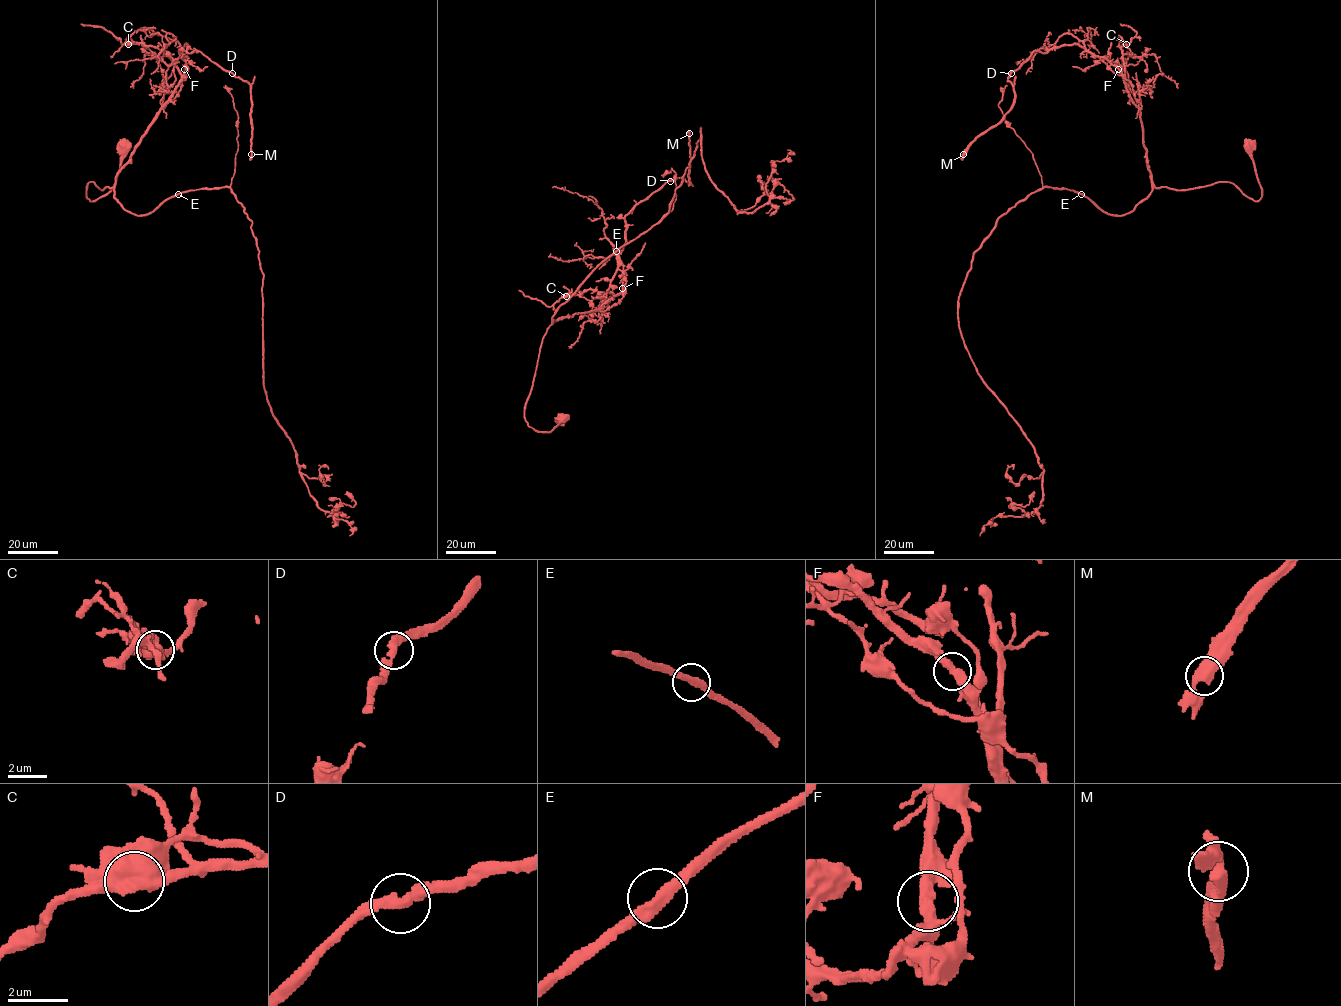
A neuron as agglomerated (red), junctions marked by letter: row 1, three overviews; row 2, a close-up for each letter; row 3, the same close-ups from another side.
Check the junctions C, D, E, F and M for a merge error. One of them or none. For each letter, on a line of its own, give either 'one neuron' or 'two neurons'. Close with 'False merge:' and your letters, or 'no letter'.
C: two neurons
D: one neuron
E: one neuron
F: one neuron
M: one neuron
False merge: C

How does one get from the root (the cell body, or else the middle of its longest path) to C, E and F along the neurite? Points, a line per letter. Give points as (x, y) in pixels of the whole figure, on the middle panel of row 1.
C: (561, 419), (537, 432), (524, 417), (542, 338), (554, 321), (619, 295), (566, 296)
E: (561, 419), (549, 432), (537, 432), (524, 417), (542, 340), (555, 311), (615, 251)
F: (561, 419), (549, 432), (537, 432), (524, 417), (542, 338), (554, 321), (596, 311), (622, 288)

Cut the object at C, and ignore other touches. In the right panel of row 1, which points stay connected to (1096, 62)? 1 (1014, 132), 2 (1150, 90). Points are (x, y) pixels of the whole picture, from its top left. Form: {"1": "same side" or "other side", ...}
{"1": "other side", "2": "other side"}

